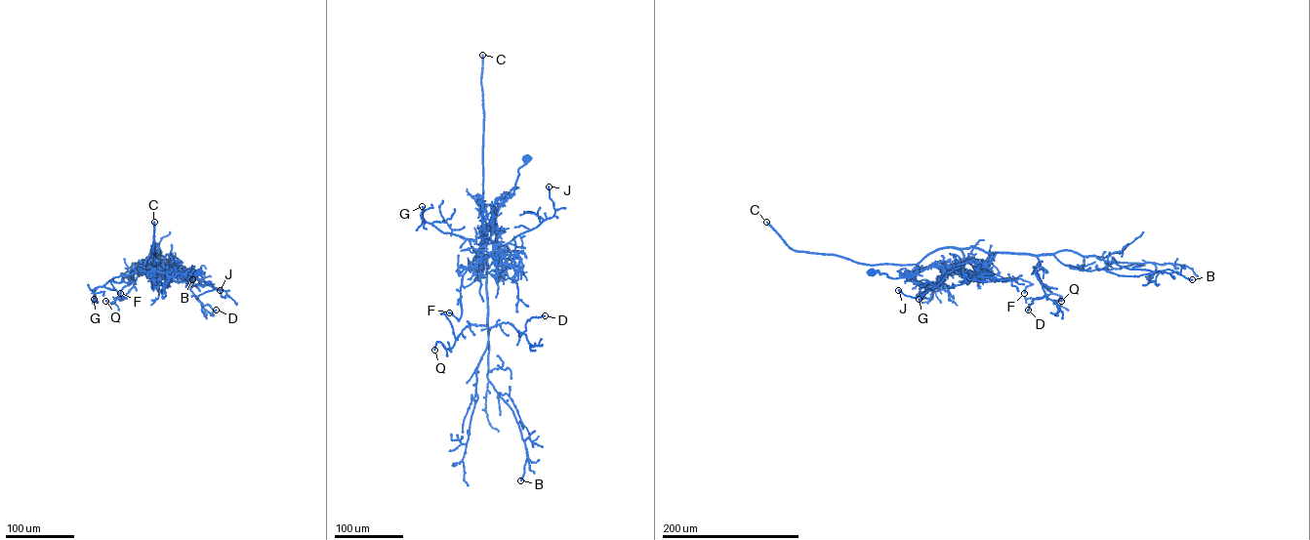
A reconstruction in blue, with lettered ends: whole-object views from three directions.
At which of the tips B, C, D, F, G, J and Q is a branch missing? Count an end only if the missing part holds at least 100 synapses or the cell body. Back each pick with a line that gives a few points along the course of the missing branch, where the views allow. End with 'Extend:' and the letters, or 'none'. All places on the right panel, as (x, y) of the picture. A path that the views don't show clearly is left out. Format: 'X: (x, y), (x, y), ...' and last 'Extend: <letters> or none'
C: (766, 222), (738, 194), (714, 179), (703, 180), (688, 190), (689, 178), (695, 165), (683, 155)
Extend: C

